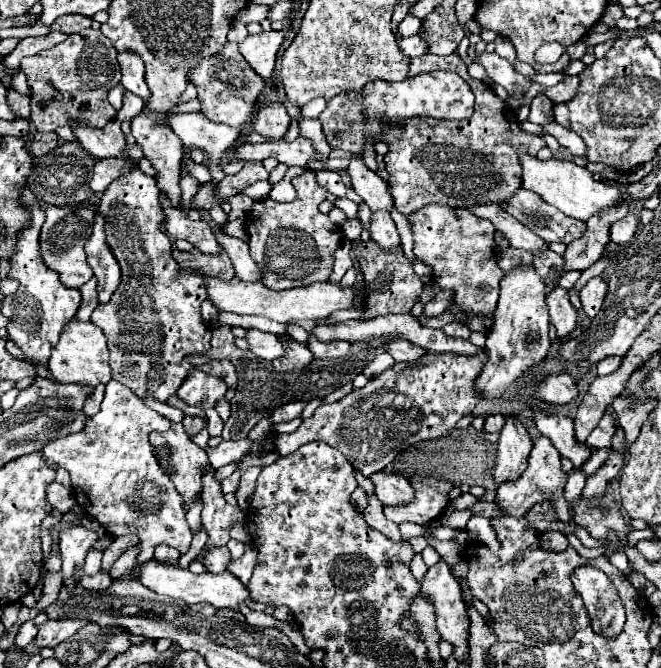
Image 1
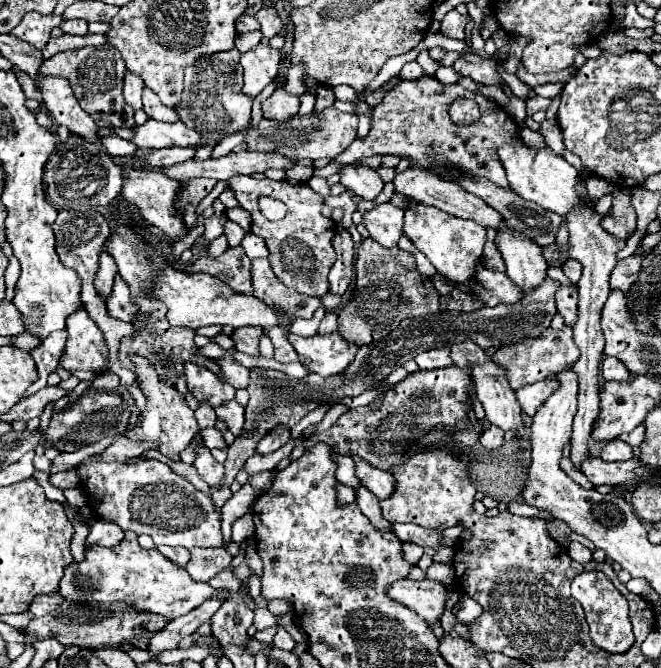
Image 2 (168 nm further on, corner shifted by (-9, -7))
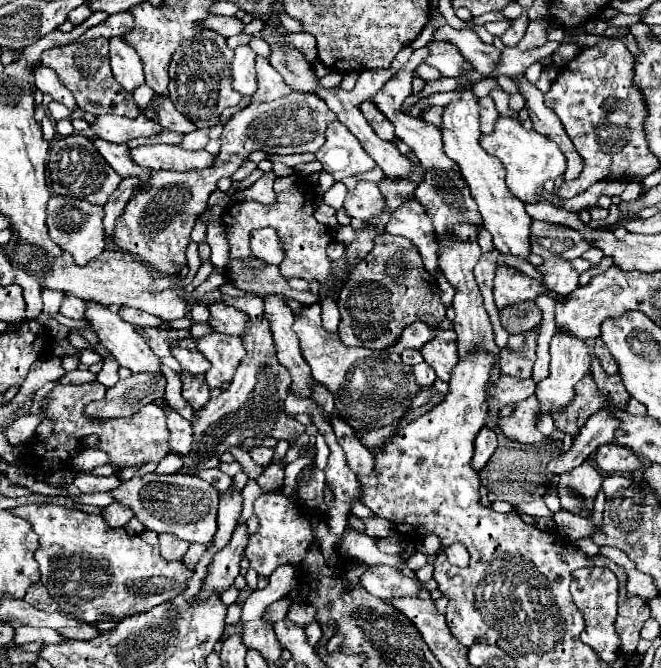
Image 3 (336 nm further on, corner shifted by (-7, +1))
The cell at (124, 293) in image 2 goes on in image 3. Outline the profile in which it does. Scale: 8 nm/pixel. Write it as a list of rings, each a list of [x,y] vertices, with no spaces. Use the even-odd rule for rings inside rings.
[[[121,306],[119,310],[119,316],[133,324],[133,326],[159,326],[161,324],[161,318],[153,316],[153,314],[147,314],[143,310],[137,310],[137,308],[131,308],[131,306]]]

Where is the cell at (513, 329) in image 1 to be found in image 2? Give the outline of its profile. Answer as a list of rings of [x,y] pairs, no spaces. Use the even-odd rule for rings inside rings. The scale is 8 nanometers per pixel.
[[[505,220],[497,230],[495,246],[505,260],[507,276],[523,292],[535,290],[547,278],[547,262],[541,254],[541,246],[537,246],[531,236],[511,230]]]

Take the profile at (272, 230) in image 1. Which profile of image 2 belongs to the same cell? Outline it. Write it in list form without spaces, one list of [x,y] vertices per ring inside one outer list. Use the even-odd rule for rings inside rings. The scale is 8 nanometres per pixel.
[[[235,176],[229,180],[231,190],[235,192],[239,204],[251,214],[251,232],[259,234],[265,238],[267,248],[271,252],[269,262],[275,272],[275,276],[287,286],[293,288],[301,294],[307,296],[323,296],[329,292],[329,282],[327,274],[335,262],[335,250],[333,250],[333,234],[335,234],[335,224],[331,218],[325,218],[321,214],[323,208],[323,198],[317,192],[311,190],[307,184],[289,184],[289,182],[275,182],[269,178],[255,180],[251,176]],[[259,196],[273,196],[289,206],[287,214],[283,220],[269,222],[263,218],[257,198]]]

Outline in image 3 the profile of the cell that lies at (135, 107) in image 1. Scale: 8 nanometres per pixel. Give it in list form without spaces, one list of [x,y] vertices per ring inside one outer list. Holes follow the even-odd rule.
[[[111,38],[111,70],[115,80],[133,94],[133,90],[137,86],[145,84],[145,74],[143,74],[143,66],[141,60],[137,56],[137,52],[133,48],[129,48],[129,44],[125,44],[121,38]]]

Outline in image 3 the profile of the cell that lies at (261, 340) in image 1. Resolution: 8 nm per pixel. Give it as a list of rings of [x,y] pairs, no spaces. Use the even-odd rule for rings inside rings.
[[[215,302],[211,312],[211,322],[209,326],[215,332],[229,334],[229,336],[243,336],[249,328],[249,316],[237,308],[225,306],[223,302]]]

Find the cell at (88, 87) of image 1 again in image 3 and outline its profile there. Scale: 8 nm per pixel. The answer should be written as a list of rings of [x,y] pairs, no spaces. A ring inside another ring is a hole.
[[[97,38],[89,40],[85,44],[69,44],[69,46],[57,46],[51,50],[45,50],[41,54],[43,66],[51,66],[57,70],[59,78],[73,90],[73,96],[77,98],[77,104],[81,110],[91,112],[95,116],[101,114],[121,114],[121,116],[137,116],[139,110],[135,106],[135,100],[131,94],[125,94],[121,86],[117,86],[117,80],[111,74],[109,66],[109,40]]]

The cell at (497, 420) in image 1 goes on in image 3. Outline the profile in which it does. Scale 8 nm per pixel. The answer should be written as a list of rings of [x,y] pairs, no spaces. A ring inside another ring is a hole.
[[[483,426],[475,438],[475,456],[473,456],[475,470],[481,470],[487,464],[495,448],[497,448],[497,432],[491,426]]]

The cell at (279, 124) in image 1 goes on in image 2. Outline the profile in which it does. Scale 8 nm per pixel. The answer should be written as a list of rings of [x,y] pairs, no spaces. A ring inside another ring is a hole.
[[[277,88],[263,104],[261,104],[265,118],[285,120],[299,112],[299,96],[289,94],[285,88]]]

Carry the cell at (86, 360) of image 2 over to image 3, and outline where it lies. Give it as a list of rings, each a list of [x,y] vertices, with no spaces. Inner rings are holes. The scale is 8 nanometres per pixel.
[[[67,294],[63,304],[61,304],[61,310],[59,310],[63,316],[67,318],[75,318],[75,320],[83,320],[85,318],[85,302],[77,296],[71,296]]]

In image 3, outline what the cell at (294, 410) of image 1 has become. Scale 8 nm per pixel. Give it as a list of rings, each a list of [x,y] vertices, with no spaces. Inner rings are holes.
[[[257,446],[257,448],[249,450],[249,454],[251,454],[251,458],[253,458],[259,466],[265,466],[265,464],[269,464],[269,462],[271,462],[271,458],[273,458],[273,448]]]

